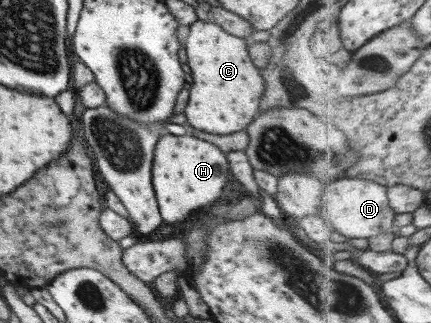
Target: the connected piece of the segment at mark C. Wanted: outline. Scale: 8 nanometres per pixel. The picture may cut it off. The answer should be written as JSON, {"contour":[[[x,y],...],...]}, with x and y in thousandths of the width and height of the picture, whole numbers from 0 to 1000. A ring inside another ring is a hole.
{"contour":[[[452,59],[422,111],[434,204],[443,217],[439,316],[425,341],[434,384],[443,396],[471,402],[485,415],[541,415],[566,402],[587,372],[596,316],[608,300],[615,263],[603,214],[578,180],[575,127],[552,111],[527,105],[506,74],[490,62]],[[522,322],[522,328],[490,328]]]}

